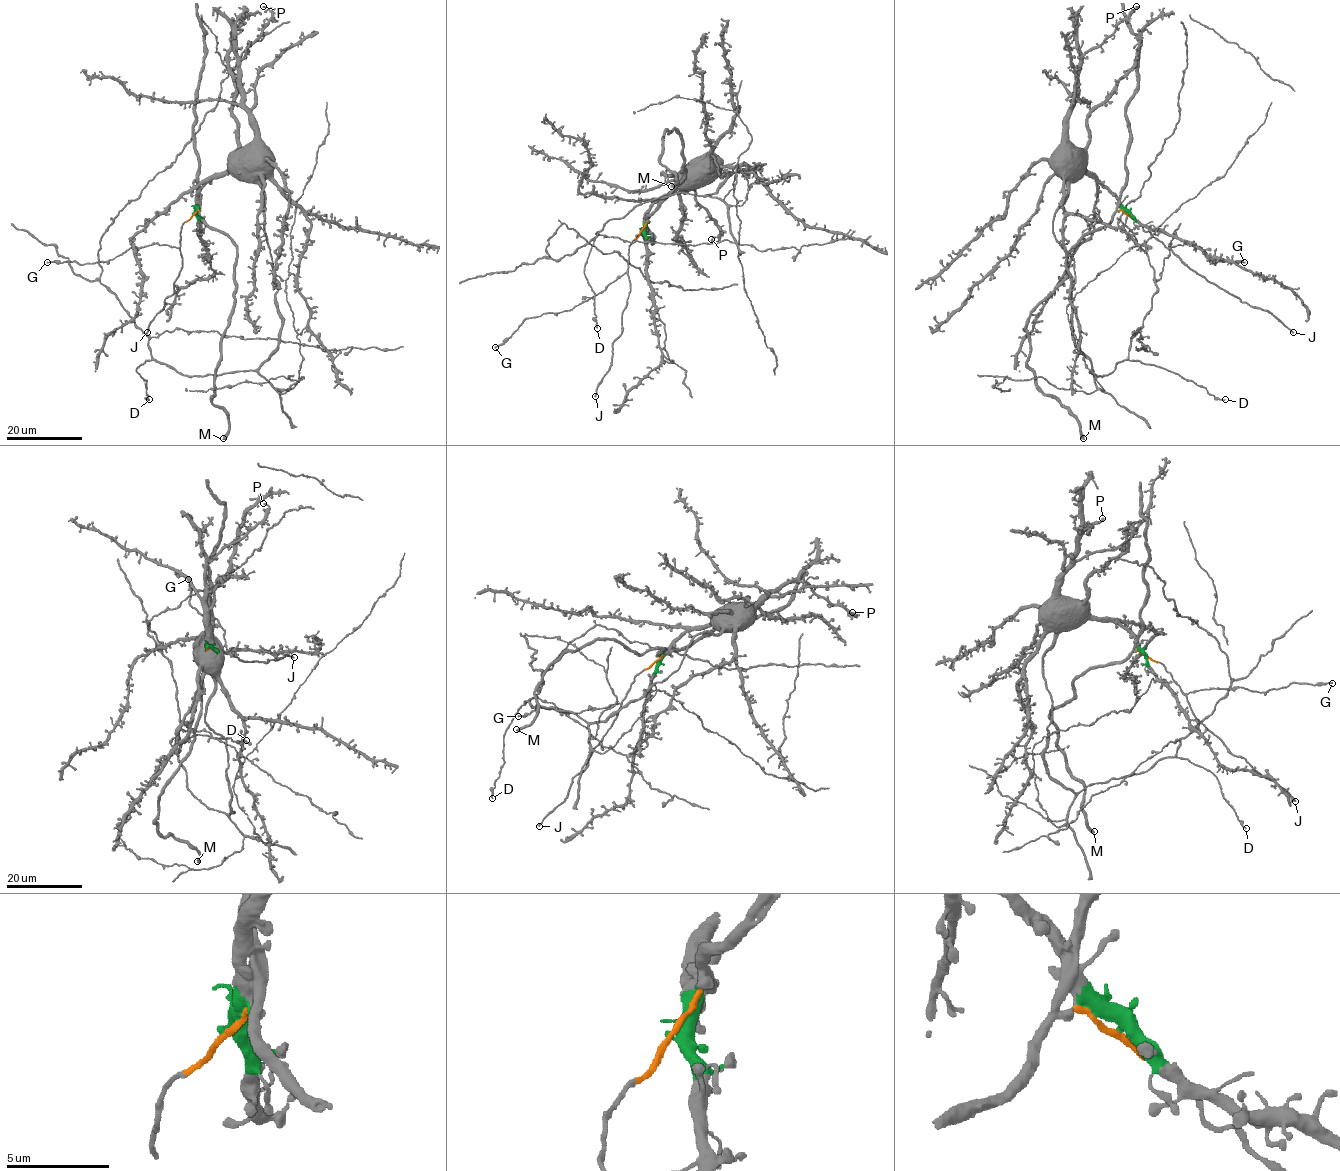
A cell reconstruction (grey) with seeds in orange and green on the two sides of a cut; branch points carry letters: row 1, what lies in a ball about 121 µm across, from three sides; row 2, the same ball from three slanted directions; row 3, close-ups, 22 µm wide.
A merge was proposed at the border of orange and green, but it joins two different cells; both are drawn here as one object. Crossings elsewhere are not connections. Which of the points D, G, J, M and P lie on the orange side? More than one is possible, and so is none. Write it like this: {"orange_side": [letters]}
{"orange_side": ["G", "J", "M"]}

